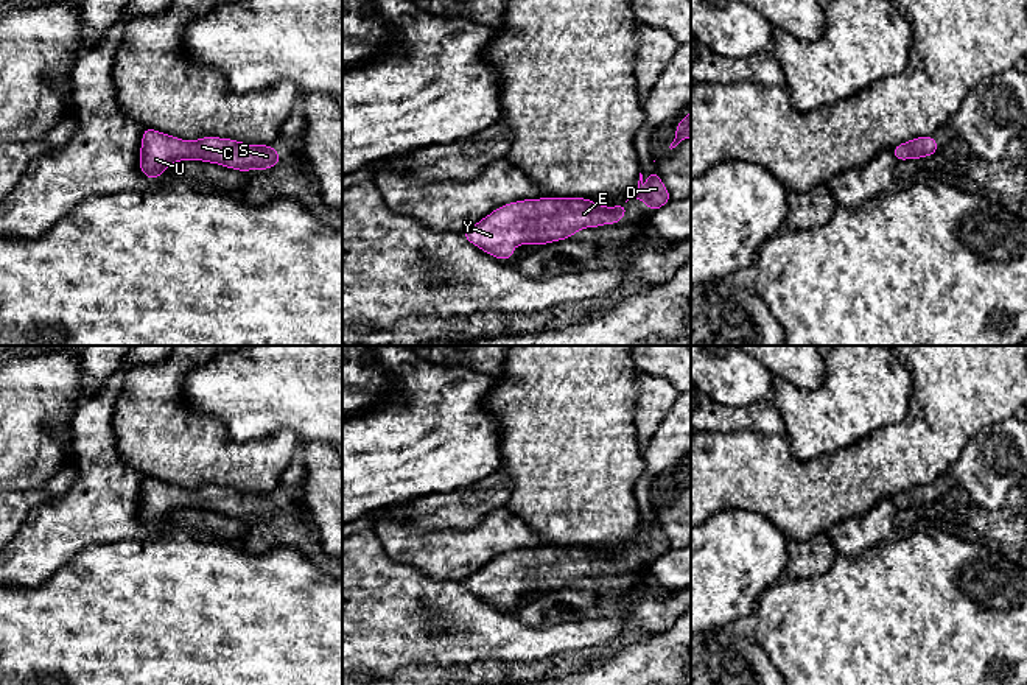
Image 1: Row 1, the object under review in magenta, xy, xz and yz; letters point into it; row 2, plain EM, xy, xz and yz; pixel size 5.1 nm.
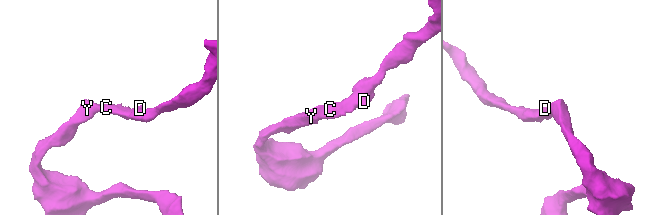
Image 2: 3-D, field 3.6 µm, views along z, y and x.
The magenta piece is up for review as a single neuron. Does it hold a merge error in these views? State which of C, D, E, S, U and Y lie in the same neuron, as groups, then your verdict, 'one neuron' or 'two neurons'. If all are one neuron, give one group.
groups C D E S U Y; one neuron

